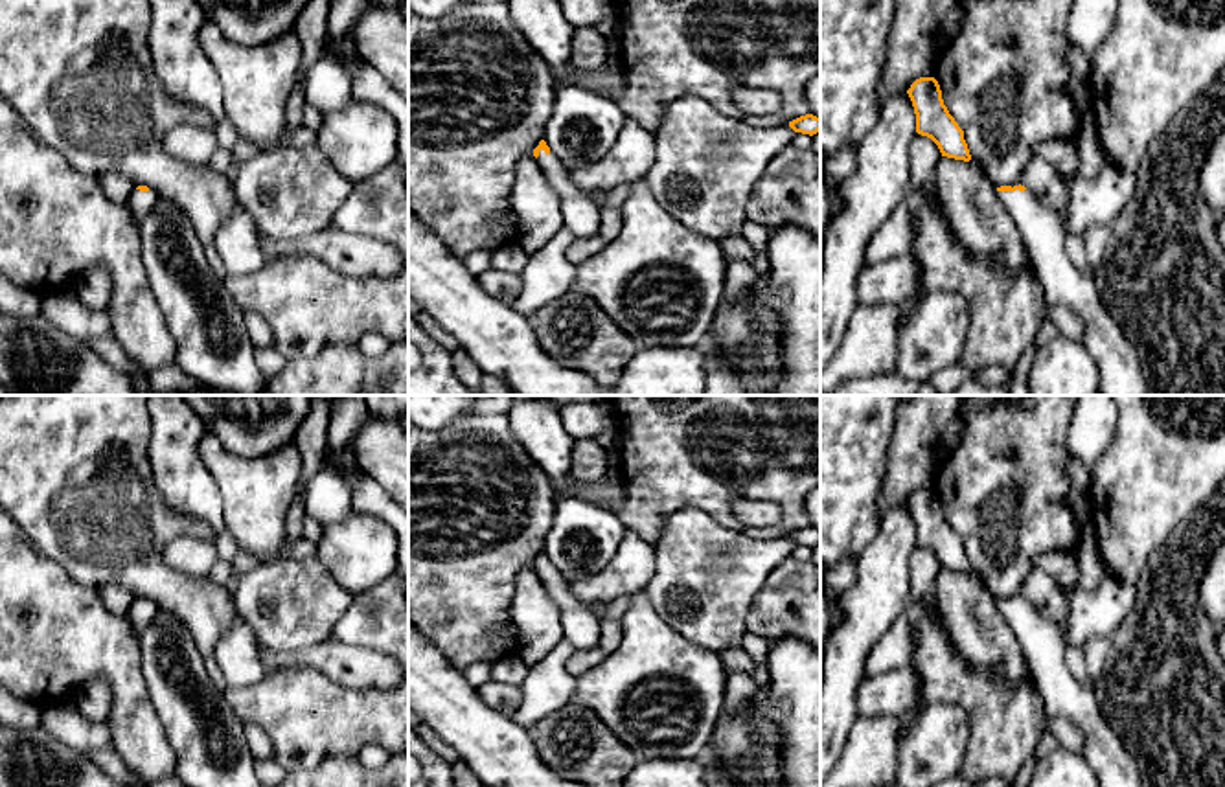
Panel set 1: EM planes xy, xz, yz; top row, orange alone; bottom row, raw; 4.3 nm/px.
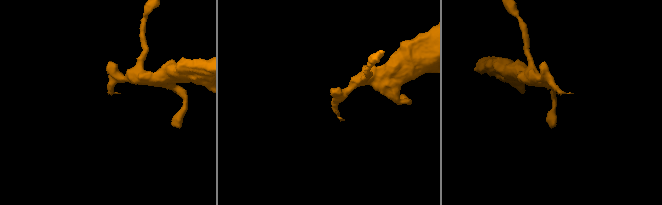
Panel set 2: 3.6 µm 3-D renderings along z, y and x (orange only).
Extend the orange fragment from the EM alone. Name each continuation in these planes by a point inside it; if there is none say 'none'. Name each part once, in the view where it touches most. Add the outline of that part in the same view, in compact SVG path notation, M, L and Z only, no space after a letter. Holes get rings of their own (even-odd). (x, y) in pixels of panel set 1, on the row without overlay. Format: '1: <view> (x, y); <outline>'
1: yz (1064, 697); M1028 601L997 607L1028 660L1045 717L1067 719L1083 732L1083 758L1096 772L1098 787L1146 787L1137 759L1105 723L1093 688L1080 684L1070 673L1058 623Z

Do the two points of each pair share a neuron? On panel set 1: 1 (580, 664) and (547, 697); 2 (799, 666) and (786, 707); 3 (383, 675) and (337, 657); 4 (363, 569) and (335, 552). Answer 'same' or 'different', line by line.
1: different
2: same
3: same
4: same

